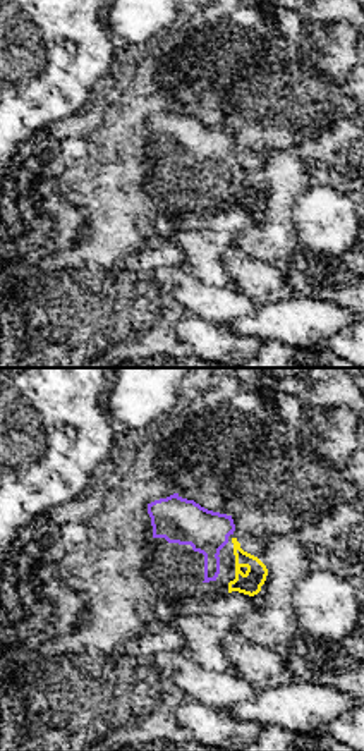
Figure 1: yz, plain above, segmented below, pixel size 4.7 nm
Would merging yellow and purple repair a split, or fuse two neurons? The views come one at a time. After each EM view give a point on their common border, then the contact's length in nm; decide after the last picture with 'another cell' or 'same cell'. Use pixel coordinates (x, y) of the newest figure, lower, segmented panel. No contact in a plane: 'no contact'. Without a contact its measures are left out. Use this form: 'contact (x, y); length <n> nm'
no contact

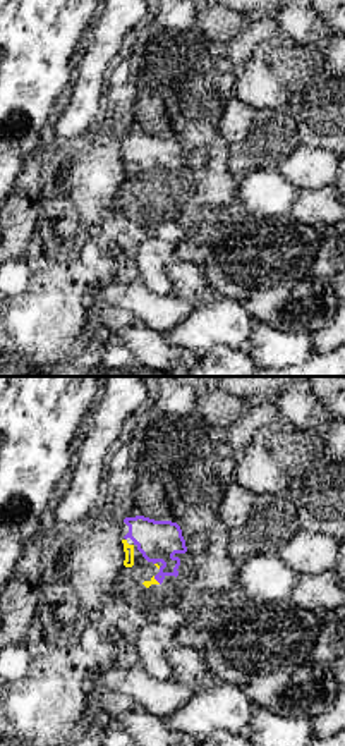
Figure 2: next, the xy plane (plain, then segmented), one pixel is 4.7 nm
contact (155, 580); length 50 nm

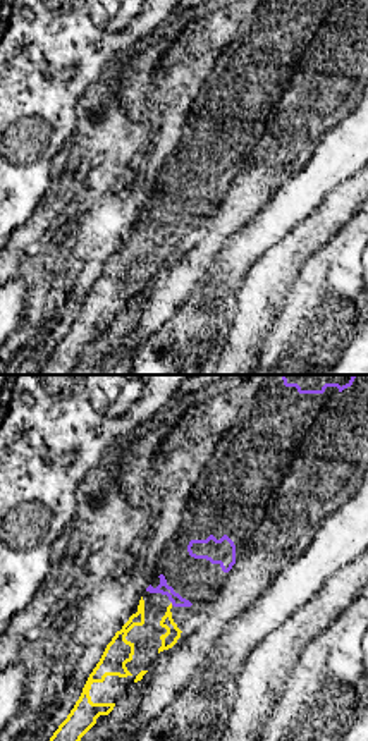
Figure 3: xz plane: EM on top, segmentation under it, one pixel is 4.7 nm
no contact

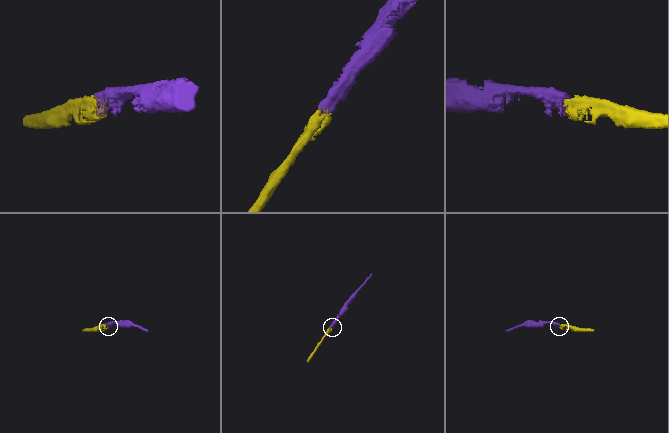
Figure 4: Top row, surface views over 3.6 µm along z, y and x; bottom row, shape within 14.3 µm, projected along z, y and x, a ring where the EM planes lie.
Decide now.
same cell

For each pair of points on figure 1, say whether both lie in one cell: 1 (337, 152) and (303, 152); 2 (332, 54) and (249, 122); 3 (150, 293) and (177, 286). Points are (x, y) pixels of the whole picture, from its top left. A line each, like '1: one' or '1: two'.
1: one
2: two
3: two

